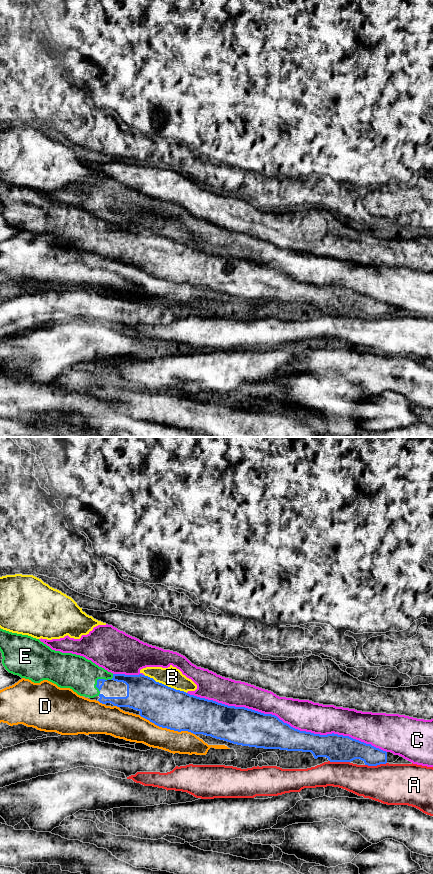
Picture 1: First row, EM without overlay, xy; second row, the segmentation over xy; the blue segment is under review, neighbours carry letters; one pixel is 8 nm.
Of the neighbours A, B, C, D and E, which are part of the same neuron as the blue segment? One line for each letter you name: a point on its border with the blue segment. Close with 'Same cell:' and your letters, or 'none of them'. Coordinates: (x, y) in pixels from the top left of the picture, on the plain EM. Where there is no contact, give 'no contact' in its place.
E: contact xy (100, 231)
Same cell: E

